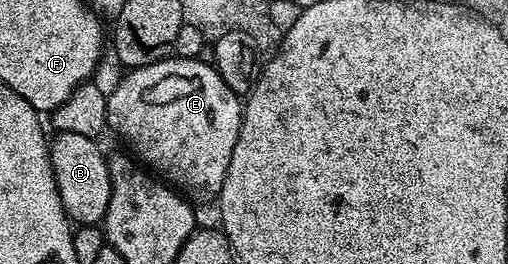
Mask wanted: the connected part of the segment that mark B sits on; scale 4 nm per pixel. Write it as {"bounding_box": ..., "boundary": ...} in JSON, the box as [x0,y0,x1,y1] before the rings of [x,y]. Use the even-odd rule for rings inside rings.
{"bounding_box":[49,133,112,226],"boundary":[[[58,133],[55,138],[55,141],[53,138],[49,142],[50,162],[66,216],[75,226],[98,225],[105,222],[108,199],[112,199],[110,162],[107,154],[102,154],[99,142],[93,137]]]}

